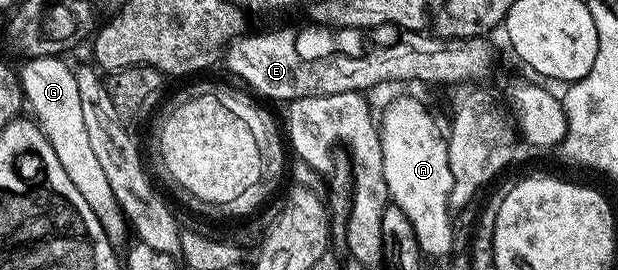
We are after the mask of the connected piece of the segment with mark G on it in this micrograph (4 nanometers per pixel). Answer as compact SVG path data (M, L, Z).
M30 57L23 63L24 66L19 66L18 76L27 108L32 108L31 116L48 136L50 147L54 147L54 155L58 155L58 163L62 163L62 167L66 167L66 175L70 175L70 183L74 183L74 187L78 187L82 194L82 199L90 203L90 211L98 215L109 237L119 239L124 233L124 227L126 231L126 218L116 202L110 179L106 179L106 174L102 172L102 167L94 156L94 150L90 148L86 122L82 120L78 79L73 66L68 66L60 57Z

